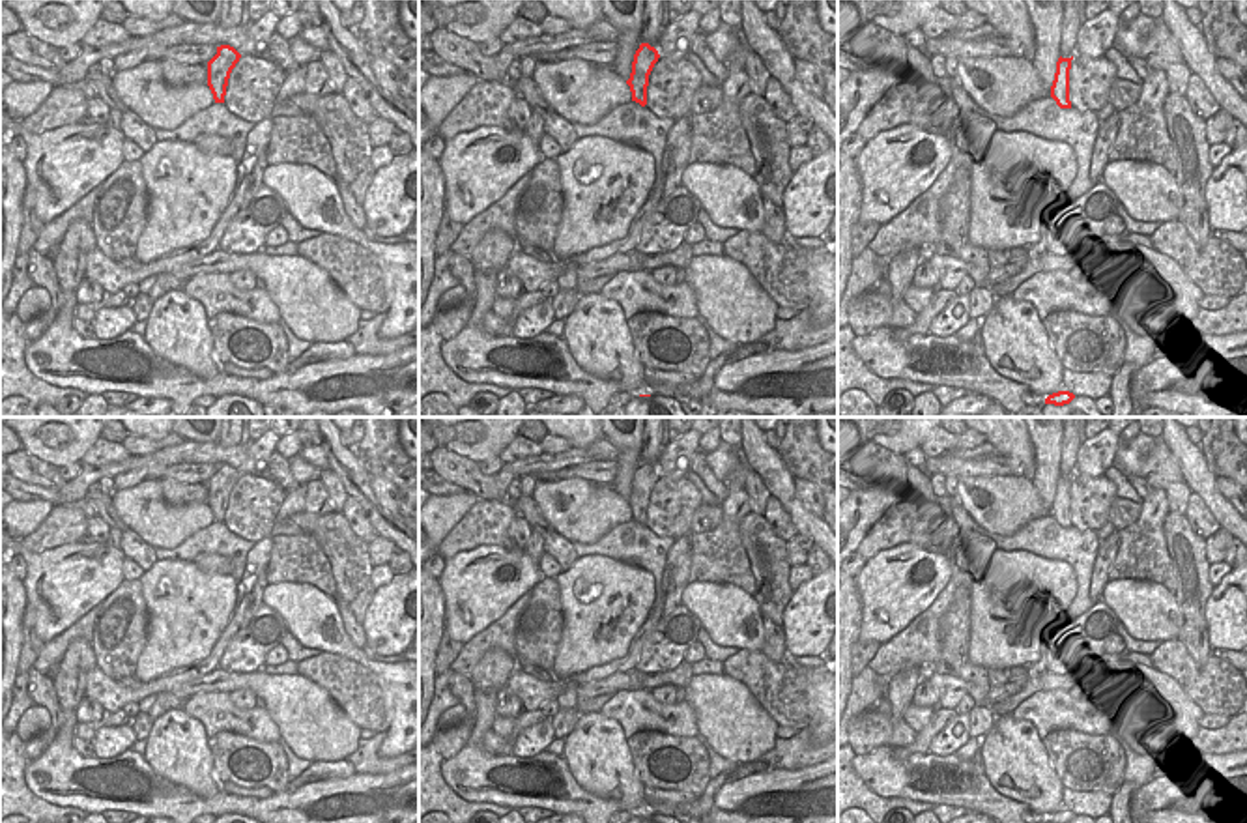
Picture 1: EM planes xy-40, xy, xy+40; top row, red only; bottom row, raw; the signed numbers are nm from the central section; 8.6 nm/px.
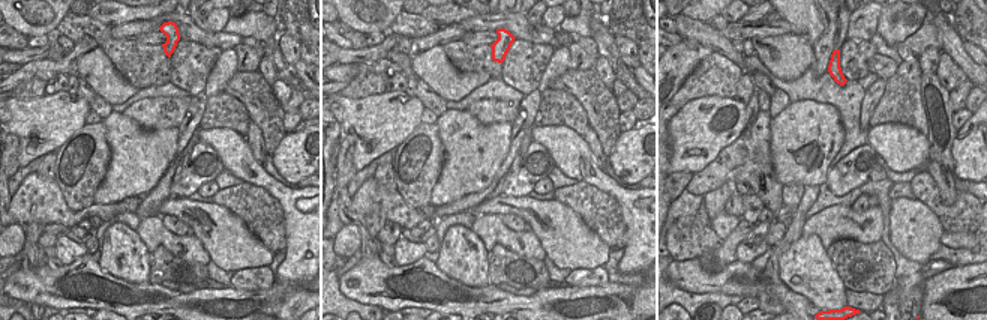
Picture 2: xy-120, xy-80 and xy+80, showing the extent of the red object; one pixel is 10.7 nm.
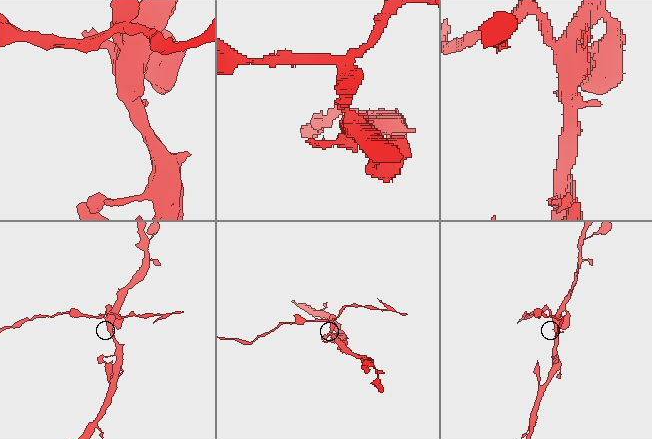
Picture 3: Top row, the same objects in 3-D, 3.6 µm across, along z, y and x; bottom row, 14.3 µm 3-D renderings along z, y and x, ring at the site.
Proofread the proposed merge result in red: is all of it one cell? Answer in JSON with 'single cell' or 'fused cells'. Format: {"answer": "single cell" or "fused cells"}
{"answer": "fused cells"}

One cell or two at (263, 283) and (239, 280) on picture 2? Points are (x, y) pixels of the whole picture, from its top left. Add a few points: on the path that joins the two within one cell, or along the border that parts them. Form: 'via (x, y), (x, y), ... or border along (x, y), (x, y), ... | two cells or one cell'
via (257, 280), (245, 280) | one cell

